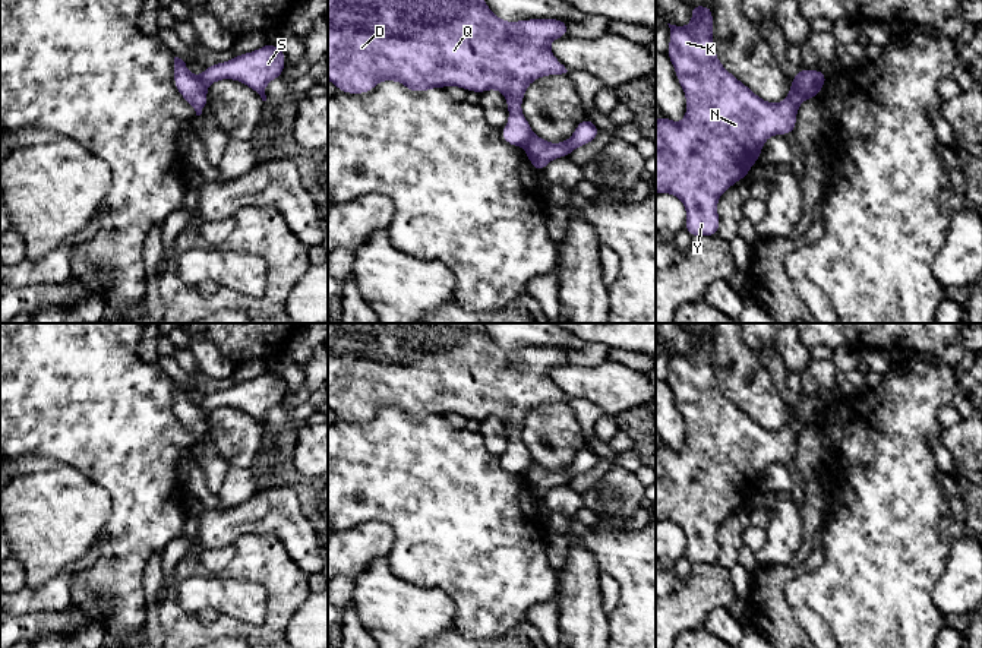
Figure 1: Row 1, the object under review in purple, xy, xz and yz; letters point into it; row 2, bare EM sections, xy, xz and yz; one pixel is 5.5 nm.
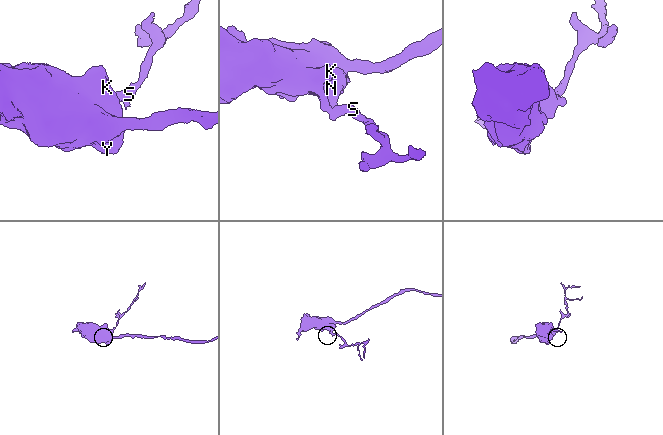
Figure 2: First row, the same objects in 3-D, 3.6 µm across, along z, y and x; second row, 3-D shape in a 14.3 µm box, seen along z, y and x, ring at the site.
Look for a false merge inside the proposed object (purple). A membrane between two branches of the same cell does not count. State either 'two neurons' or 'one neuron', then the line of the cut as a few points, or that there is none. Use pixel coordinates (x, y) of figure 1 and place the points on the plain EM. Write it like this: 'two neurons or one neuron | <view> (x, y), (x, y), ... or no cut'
two neurons | yz (792, 407), (807, 424)

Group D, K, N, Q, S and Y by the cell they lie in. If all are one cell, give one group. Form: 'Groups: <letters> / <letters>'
Groups: D K N Q Y / S

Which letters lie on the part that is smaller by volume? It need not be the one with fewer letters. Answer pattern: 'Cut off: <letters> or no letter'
Cut off: S

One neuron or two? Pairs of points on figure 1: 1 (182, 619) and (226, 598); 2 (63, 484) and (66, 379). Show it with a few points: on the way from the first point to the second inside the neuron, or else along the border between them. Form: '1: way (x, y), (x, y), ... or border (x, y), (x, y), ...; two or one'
1: border (182, 579), (177, 584), (177, 601), (195, 613); two
2: border (30, 455), (62, 460), (82, 471), (92, 481); two

